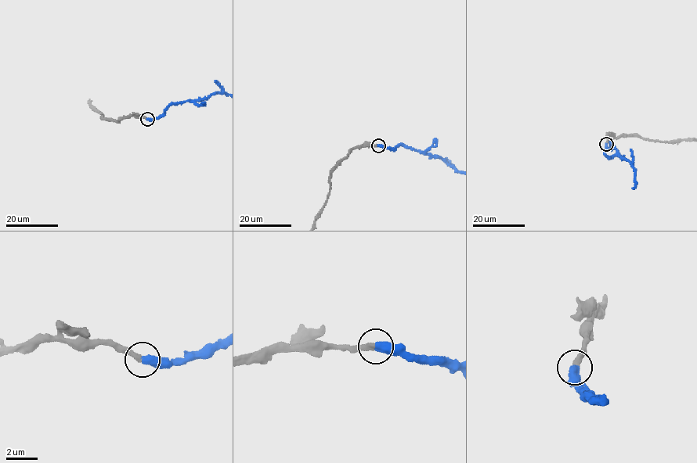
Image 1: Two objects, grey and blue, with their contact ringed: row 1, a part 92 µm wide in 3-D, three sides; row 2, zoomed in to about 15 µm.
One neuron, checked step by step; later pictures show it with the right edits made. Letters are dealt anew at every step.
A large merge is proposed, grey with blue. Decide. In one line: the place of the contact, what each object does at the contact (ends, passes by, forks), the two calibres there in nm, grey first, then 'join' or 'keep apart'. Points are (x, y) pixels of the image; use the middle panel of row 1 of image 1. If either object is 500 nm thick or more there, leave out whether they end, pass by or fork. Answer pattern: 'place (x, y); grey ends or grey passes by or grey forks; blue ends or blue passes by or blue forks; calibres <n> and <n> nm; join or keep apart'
place (378, 145); calibres 320 and 550 nm; join

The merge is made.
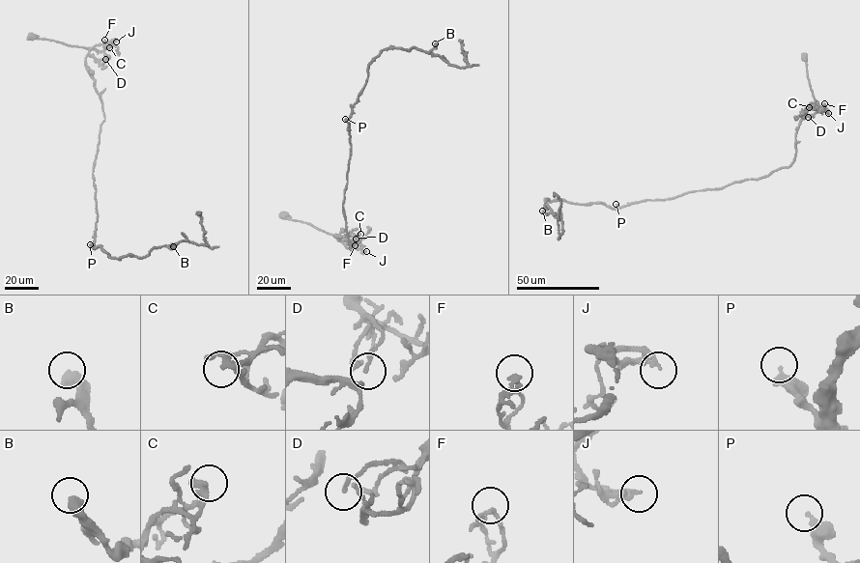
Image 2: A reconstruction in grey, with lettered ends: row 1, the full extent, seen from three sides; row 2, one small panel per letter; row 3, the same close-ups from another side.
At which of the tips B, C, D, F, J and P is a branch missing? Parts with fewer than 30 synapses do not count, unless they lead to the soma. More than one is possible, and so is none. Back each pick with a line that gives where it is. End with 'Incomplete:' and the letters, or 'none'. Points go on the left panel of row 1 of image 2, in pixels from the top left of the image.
Incomplete: none

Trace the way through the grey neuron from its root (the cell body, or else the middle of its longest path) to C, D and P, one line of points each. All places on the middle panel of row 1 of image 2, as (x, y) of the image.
C: (283, 215), (334, 236), (348, 248), (360, 234)
D: (283, 215), (334, 236), (348, 248), (356, 239)
P: (283, 215), (309, 223), (339, 240), (335, 235), (344, 237), (352, 249), (343, 208), (351, 149), (345, 119)

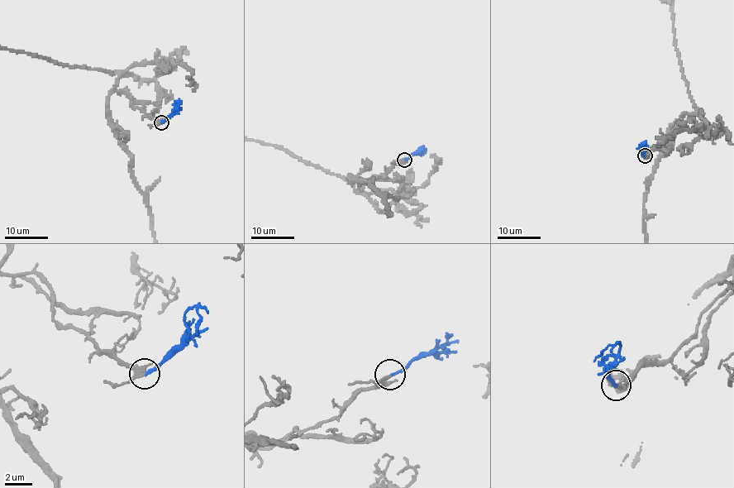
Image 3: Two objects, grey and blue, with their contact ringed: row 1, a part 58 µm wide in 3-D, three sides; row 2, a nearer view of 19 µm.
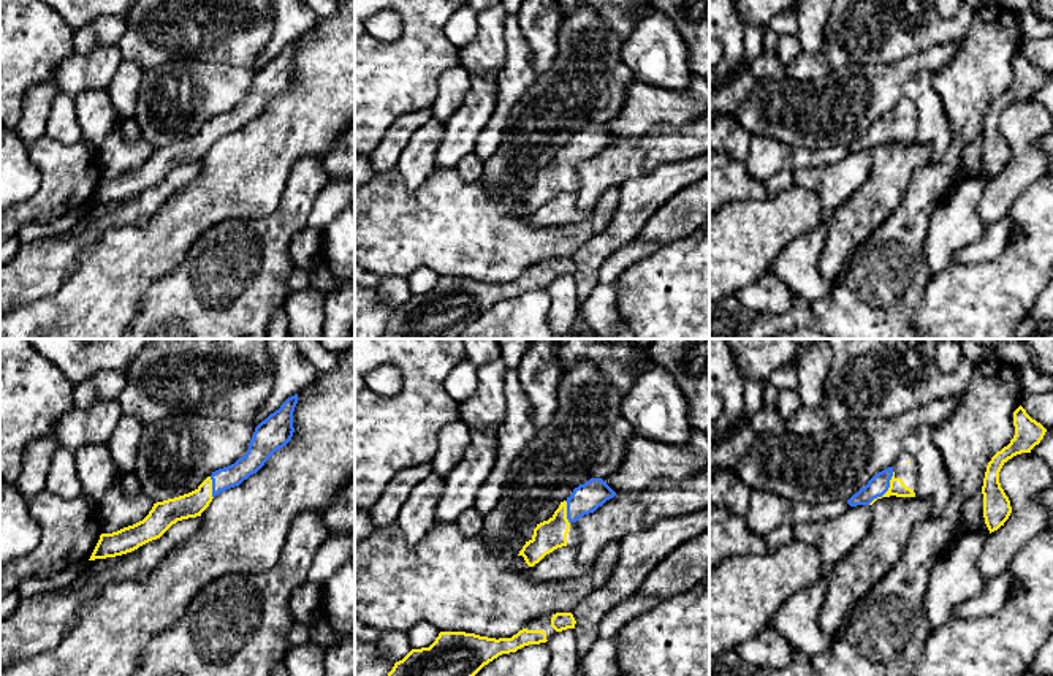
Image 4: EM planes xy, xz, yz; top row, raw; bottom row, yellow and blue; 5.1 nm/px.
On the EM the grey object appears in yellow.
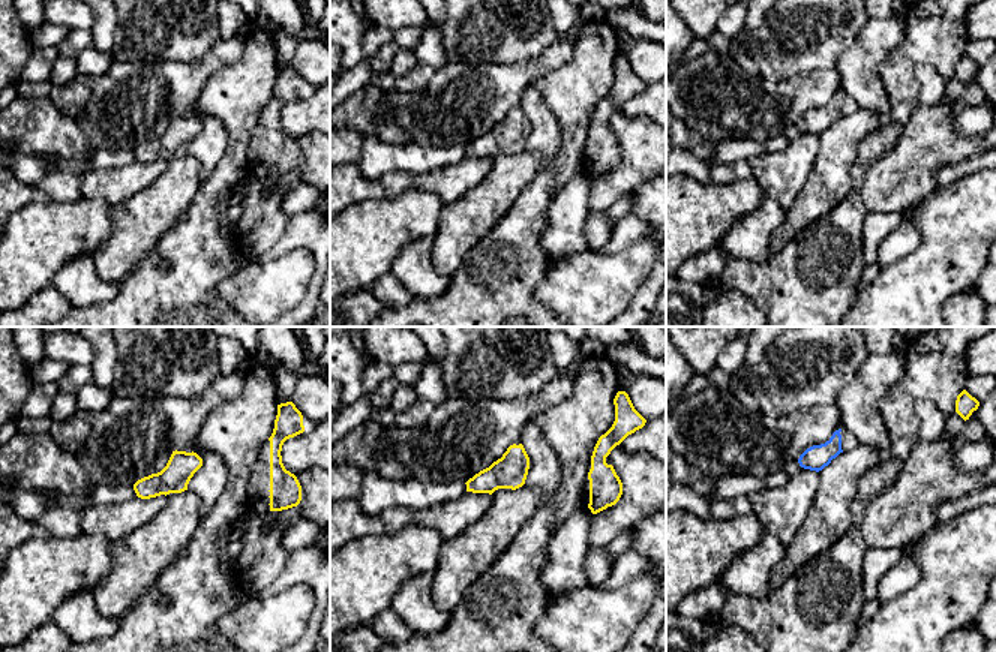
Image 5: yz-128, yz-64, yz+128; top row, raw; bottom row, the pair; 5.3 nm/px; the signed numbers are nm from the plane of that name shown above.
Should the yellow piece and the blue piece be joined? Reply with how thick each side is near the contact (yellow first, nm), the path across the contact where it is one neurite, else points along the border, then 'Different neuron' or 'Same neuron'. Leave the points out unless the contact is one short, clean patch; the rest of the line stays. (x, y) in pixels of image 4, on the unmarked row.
Thickness 80 nm (yellow) against 100 nm. Same neuron

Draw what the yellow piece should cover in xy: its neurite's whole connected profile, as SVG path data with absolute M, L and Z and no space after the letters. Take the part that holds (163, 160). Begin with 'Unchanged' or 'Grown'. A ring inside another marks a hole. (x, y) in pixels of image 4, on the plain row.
Grown. M298 40L288 43L279 55L255 73L247 98L234 109L212 117L195 136L154 149L149 160L133 171L101 179L89 206L131 198L160 184L177 166L201 161L215 141L257 119L277 95L291 85L296 49Z

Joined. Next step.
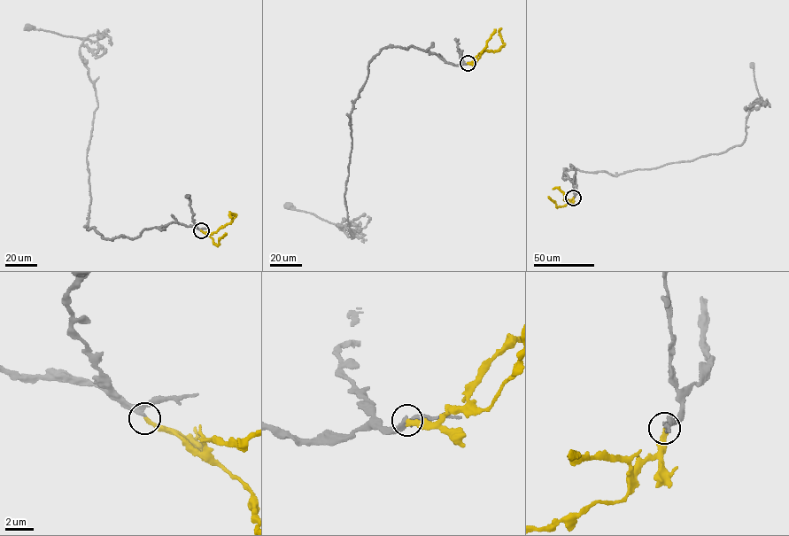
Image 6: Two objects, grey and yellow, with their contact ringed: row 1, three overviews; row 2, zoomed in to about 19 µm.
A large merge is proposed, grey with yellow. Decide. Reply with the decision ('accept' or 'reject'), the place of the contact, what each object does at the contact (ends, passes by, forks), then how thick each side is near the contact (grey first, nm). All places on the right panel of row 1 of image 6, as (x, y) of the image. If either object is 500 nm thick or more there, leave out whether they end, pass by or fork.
reject; place (573, 198); grey passes by; yellow ends; calibres 280 and 320 nm

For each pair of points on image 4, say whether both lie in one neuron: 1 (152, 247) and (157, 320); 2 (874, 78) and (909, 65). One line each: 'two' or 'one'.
1: two
2: one

